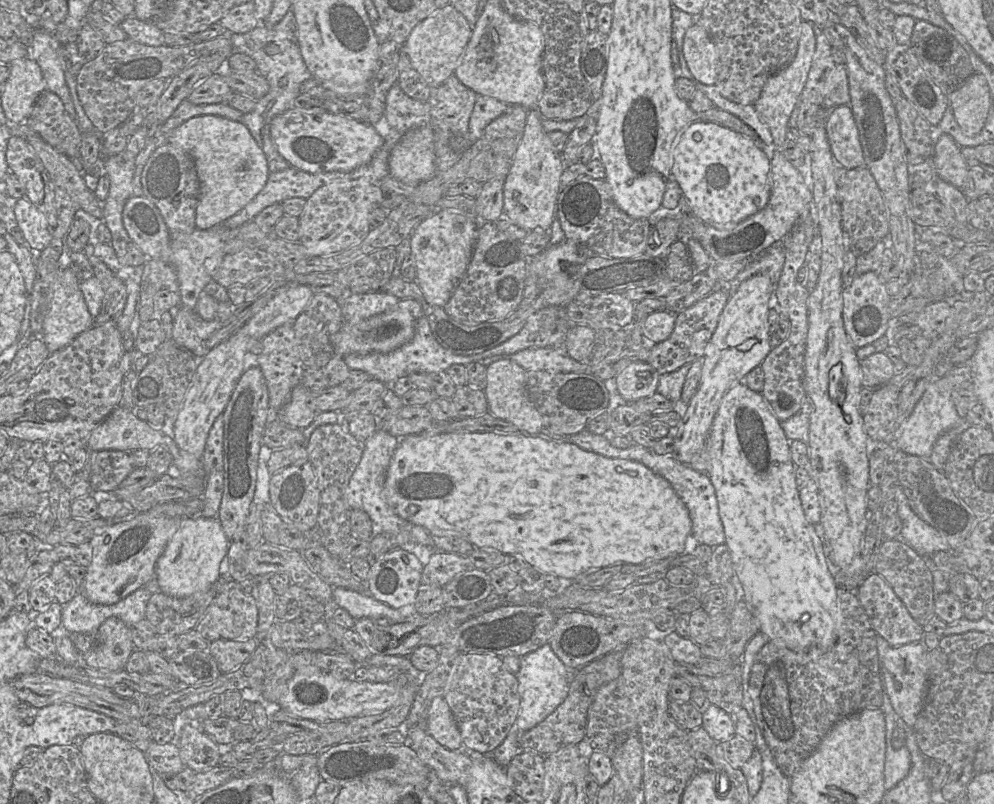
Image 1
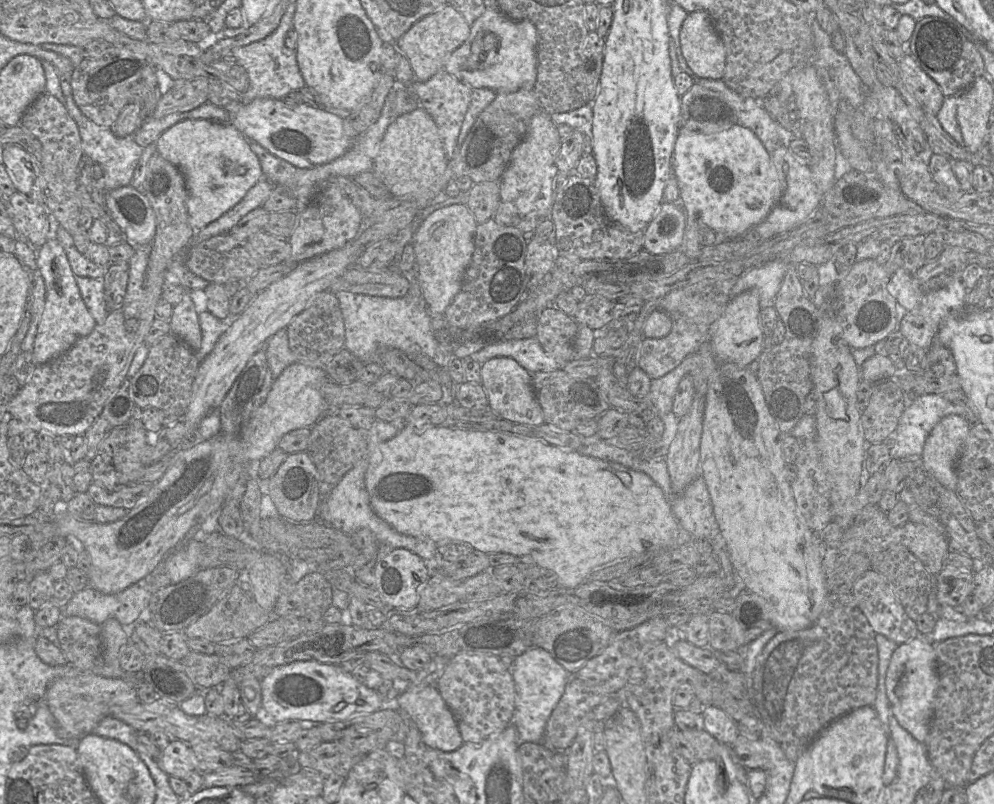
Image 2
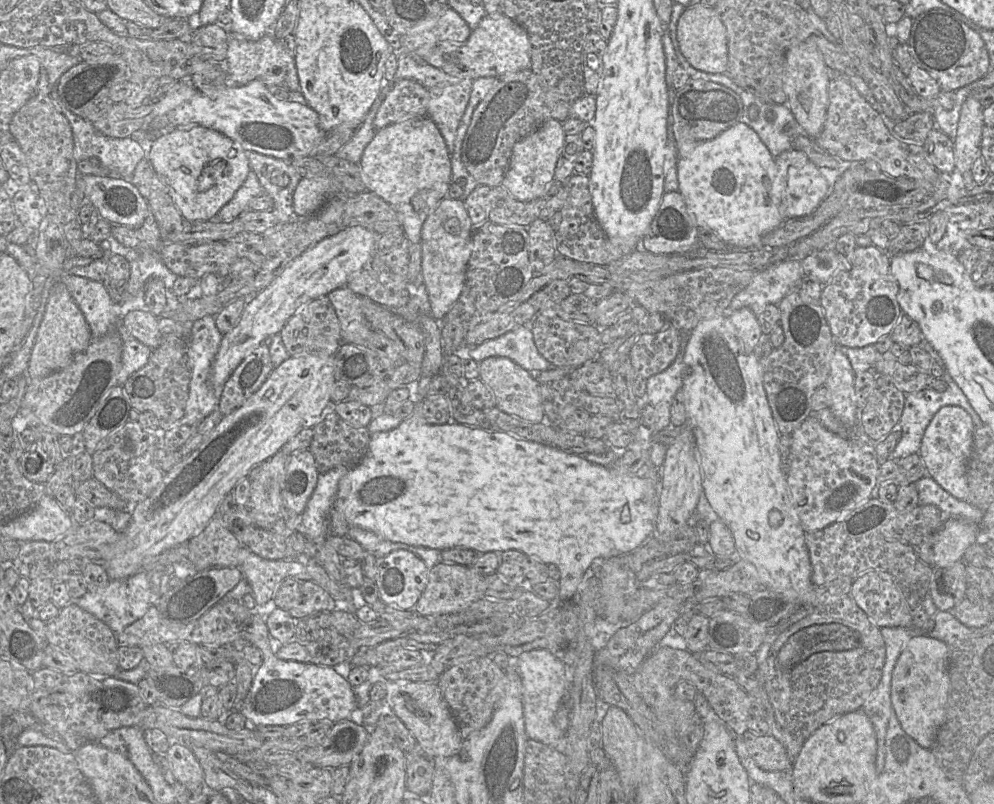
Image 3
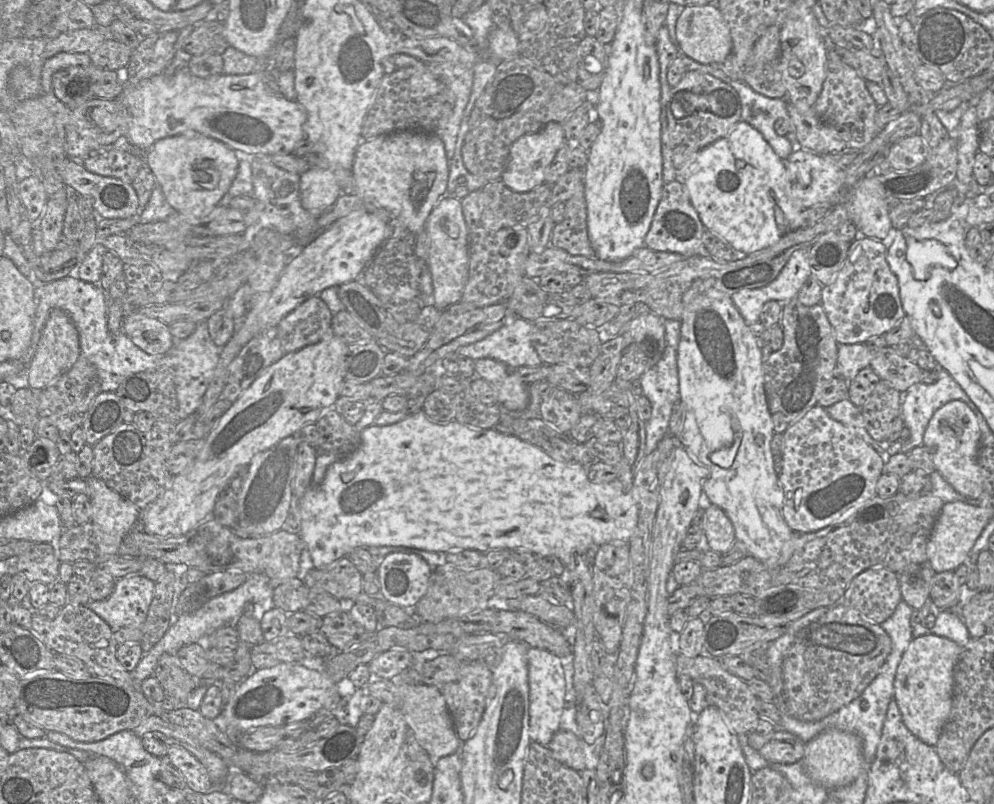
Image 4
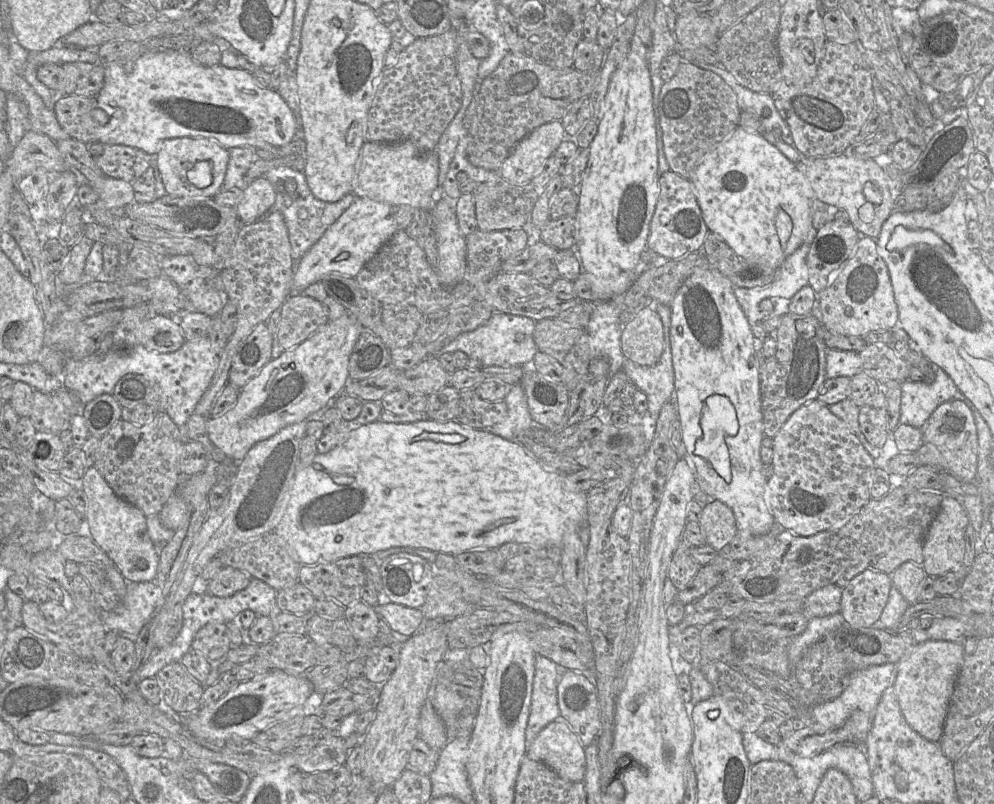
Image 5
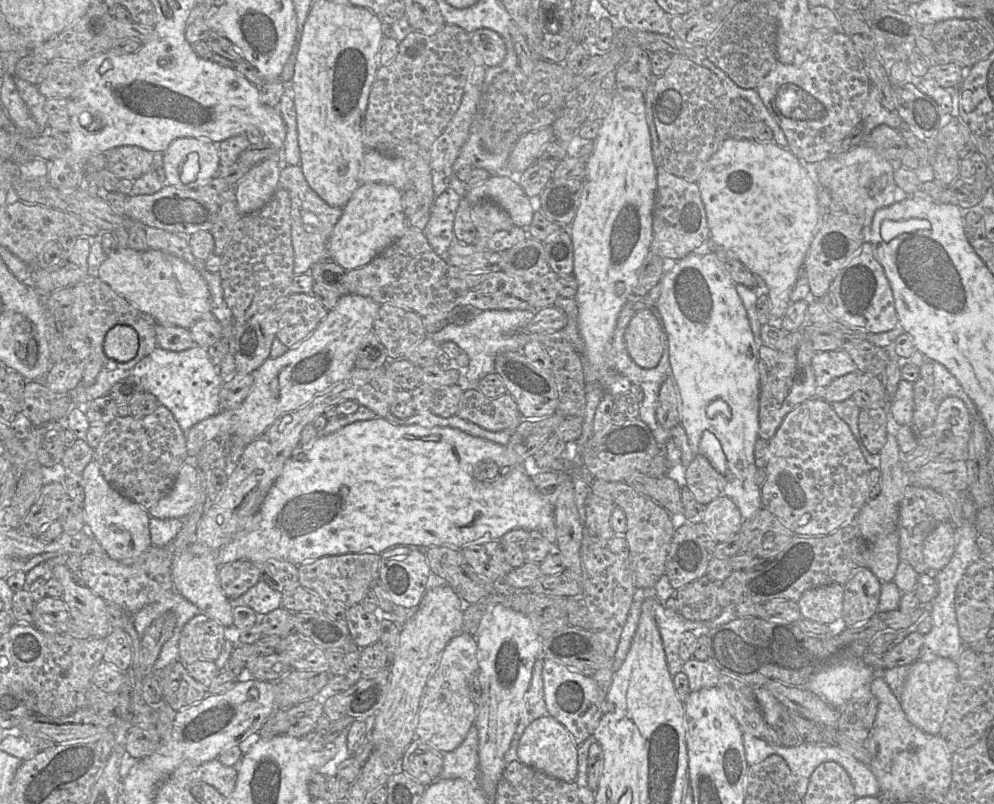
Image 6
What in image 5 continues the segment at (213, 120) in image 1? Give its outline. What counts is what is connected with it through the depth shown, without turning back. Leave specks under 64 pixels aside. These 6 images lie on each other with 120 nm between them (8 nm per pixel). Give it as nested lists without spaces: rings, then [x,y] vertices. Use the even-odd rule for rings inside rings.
[[[206,137],[165,139],[154,156],[168,195],[213,198],[223,186],[229,153],[227,148],[214,139]]]

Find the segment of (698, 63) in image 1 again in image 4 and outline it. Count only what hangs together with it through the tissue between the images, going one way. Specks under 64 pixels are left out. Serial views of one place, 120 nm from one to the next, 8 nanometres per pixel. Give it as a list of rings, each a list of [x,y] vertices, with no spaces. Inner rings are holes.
[[[715,3],[685,6],[676,21],[676,38],[687,56],[705,65],[723,62],[732,50],[728,24]]]

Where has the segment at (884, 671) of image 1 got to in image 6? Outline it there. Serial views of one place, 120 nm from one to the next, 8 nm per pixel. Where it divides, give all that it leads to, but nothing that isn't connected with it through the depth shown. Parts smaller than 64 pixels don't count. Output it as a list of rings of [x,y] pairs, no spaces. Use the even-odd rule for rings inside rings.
[[[938,656],[916,660],[910,667],[900,693],[900,702],[908,720],[927,734],[939,735],[950,695],[959,678],[957,662],[949,658]]]

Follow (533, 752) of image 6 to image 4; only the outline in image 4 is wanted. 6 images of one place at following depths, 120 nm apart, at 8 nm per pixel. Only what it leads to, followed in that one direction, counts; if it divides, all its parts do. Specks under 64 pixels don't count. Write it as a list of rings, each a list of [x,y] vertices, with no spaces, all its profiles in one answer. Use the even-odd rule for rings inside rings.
[[[558,730],[547,748],[557,761],[567,767],[579,773],[586,769],[581,739],[576,733]]]

